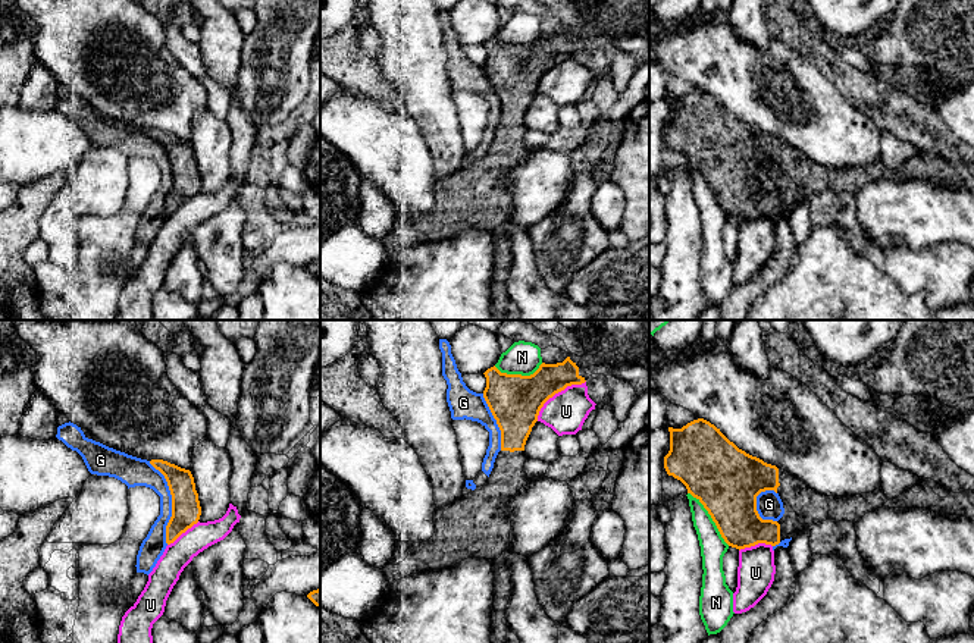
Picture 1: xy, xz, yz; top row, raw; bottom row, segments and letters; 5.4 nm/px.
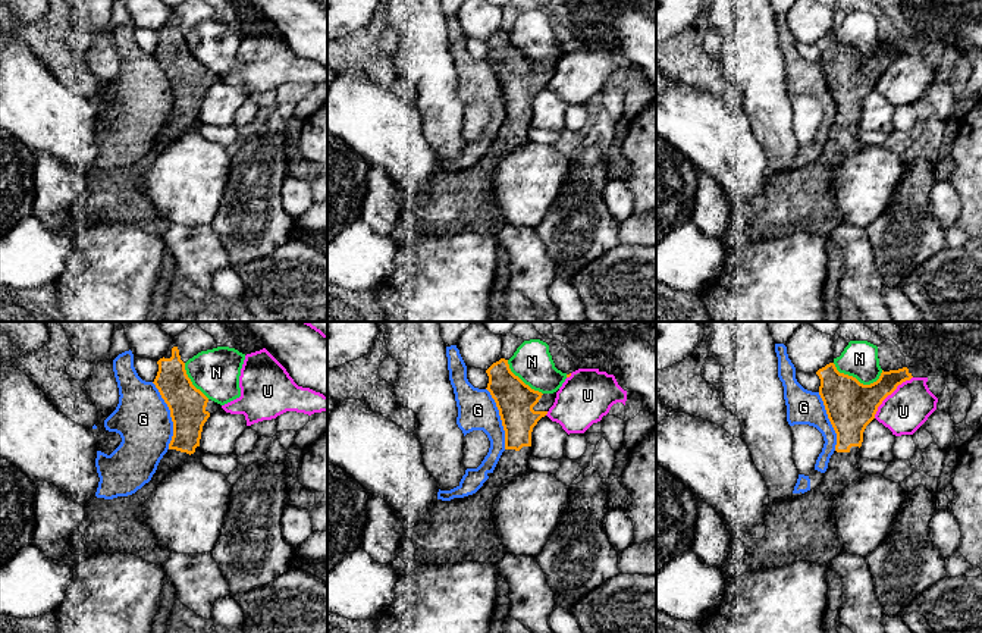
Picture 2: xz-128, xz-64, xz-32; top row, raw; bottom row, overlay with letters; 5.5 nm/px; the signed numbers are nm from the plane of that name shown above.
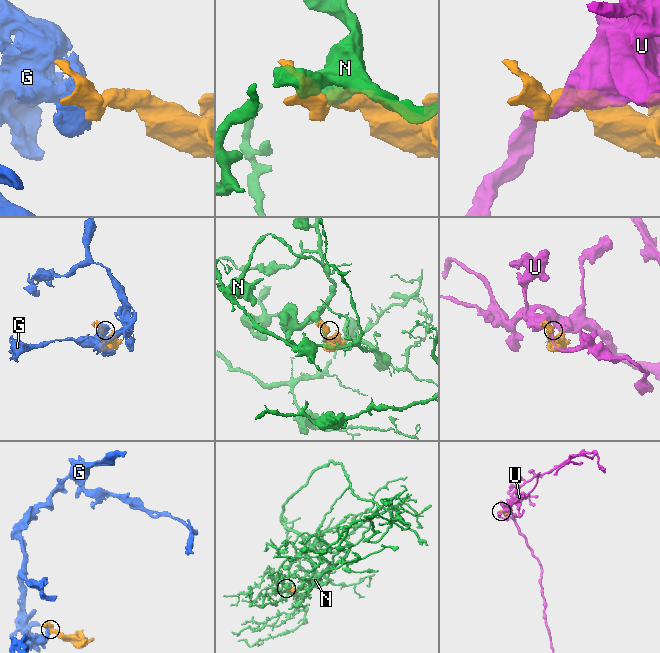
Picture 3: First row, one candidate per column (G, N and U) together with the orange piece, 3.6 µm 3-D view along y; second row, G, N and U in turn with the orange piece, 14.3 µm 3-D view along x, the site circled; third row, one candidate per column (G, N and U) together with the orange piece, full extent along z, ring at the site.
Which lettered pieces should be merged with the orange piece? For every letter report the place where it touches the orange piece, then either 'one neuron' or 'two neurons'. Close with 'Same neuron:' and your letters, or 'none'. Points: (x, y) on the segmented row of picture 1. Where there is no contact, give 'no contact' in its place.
G: contact xy (172, 502); two neurons
N: contact yz (711, 517); two neurons
U: contact xz (556, 392); two neurons
Same neuron: none

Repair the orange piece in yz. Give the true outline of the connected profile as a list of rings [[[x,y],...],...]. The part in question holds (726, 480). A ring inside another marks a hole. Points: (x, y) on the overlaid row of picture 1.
[[[704,418],[693,420],[682,429],[668,427],[668,432],[670,451],[664,457],[667,474],[686,486],[688,493],[708,511],[724,542],[739,551],[758,543],[776,546],[826,520],[855,524],[887,502],[883,487],[854,496],[821,495],[790,473],[739,449],[720,429]],[[765,490],[774,490],[783,502],[784,514],[779,521],[762,520],[757,511],[757,496]]]

